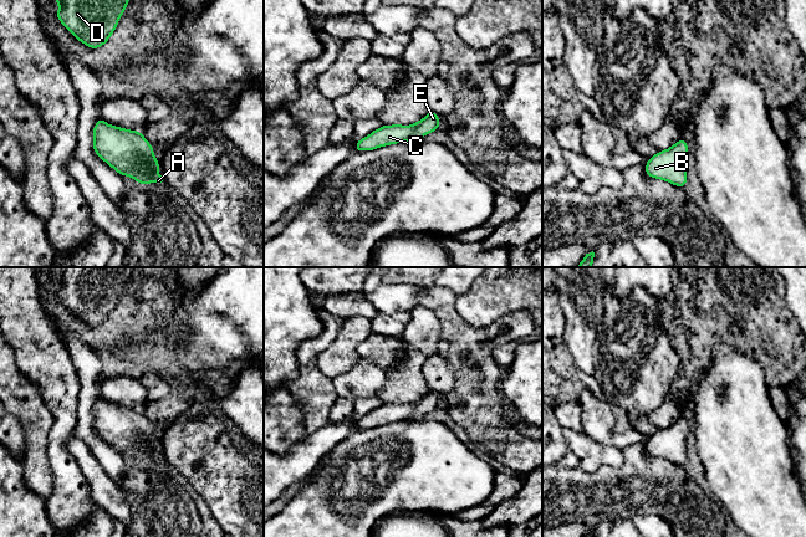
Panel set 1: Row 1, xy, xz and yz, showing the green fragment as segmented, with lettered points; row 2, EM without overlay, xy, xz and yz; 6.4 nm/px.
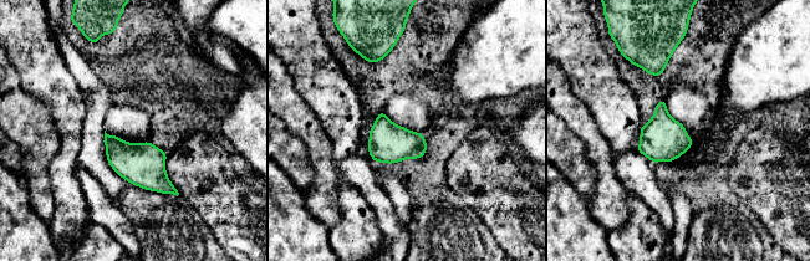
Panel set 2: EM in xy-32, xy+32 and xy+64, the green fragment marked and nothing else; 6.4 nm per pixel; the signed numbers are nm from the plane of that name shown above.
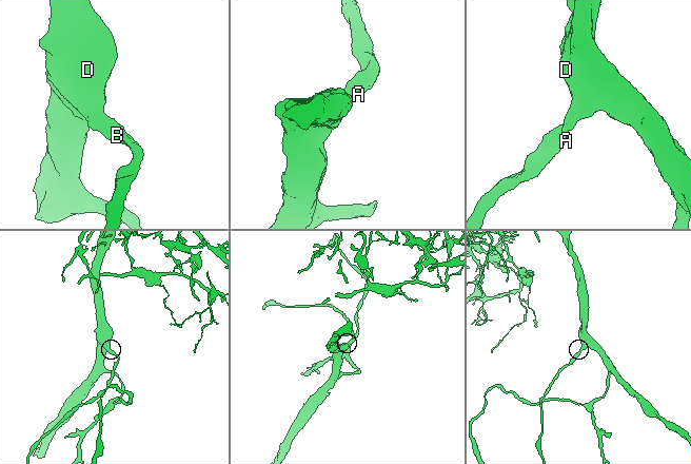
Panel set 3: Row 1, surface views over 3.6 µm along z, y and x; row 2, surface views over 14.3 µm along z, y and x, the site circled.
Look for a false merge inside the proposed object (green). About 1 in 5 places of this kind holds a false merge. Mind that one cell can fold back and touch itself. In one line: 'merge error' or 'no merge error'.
no merge error

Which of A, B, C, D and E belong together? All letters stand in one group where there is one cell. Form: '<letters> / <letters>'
A B C D E

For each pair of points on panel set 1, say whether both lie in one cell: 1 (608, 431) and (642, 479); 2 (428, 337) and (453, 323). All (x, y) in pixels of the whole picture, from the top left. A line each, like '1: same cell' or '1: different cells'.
1: different cells
2: different cells

